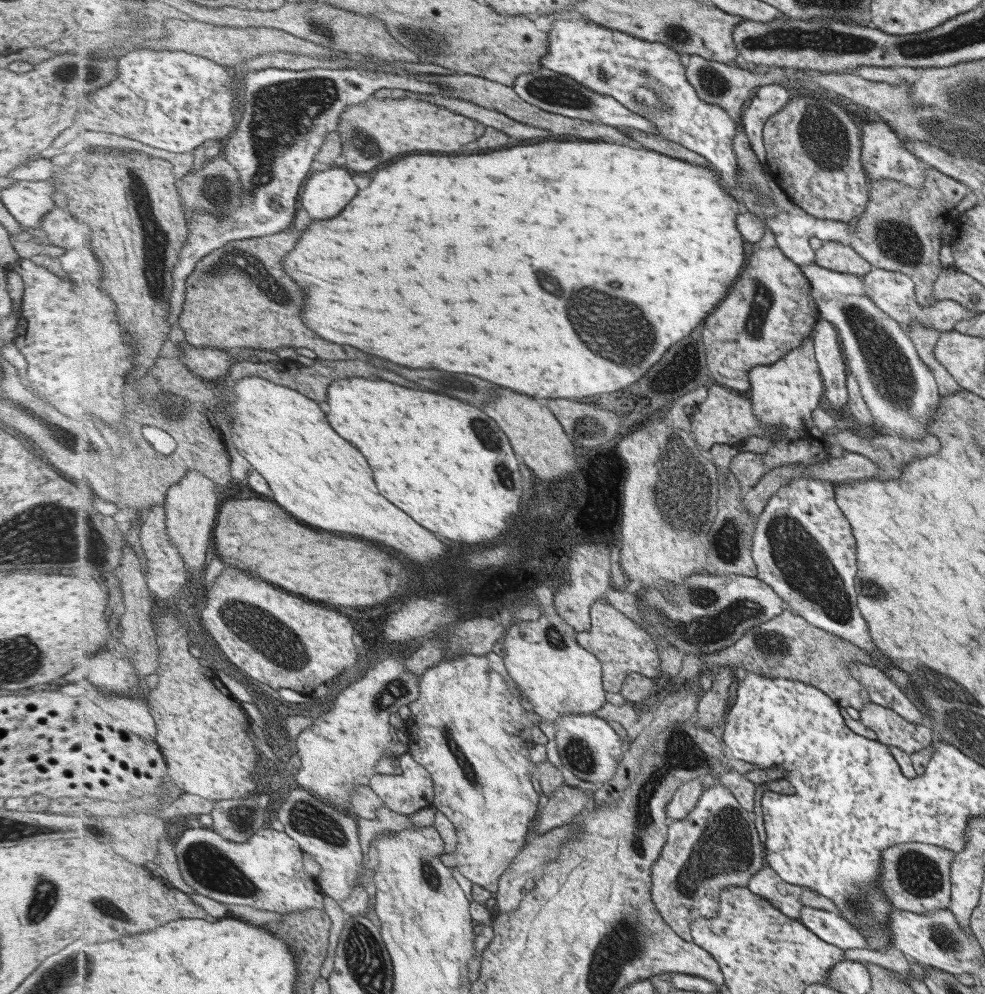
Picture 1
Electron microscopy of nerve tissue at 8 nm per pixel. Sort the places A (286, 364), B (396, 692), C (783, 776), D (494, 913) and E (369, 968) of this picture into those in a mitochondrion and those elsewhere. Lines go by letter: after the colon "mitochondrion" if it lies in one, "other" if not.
A: other
B: mitochondrion
C: other
D: other
E: mitochondrion

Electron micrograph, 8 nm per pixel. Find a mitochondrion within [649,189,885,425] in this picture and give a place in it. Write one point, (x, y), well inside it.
(762, 300)

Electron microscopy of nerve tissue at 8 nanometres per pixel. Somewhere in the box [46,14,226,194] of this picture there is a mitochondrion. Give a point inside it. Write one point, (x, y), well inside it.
(66, 75)

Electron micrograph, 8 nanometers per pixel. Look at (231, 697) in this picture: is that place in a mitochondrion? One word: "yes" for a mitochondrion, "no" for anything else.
no

